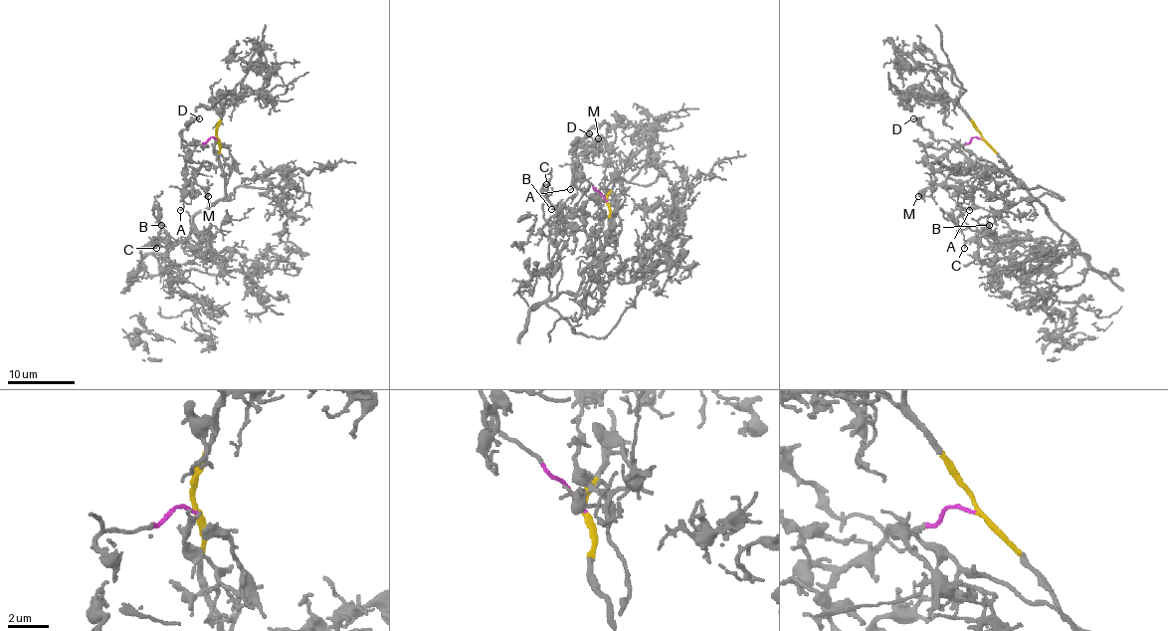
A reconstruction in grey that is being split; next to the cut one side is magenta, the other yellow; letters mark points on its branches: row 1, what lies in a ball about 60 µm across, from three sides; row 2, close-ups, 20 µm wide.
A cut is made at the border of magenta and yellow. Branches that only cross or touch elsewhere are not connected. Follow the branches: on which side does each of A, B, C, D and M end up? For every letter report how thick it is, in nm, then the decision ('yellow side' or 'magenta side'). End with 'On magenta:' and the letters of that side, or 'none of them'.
A: 120 nm thick; magenta side
B: 130 nm thick; yellow side
C: 140 nm thick; yellow side
D: 240 nm thick; magenta side
M: 140 nm thick; magenta side
On magenta: A, D, M

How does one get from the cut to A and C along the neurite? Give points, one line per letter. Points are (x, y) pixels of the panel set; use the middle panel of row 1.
A: (606, 201), (574, 171), (576, 154), (581, 151), (584, 152), (571, 166), (573, 181), (569, 189)
C: (606, 201), (615, 250), (566, 293), (542, 231), (556, 208), (546, 184)

